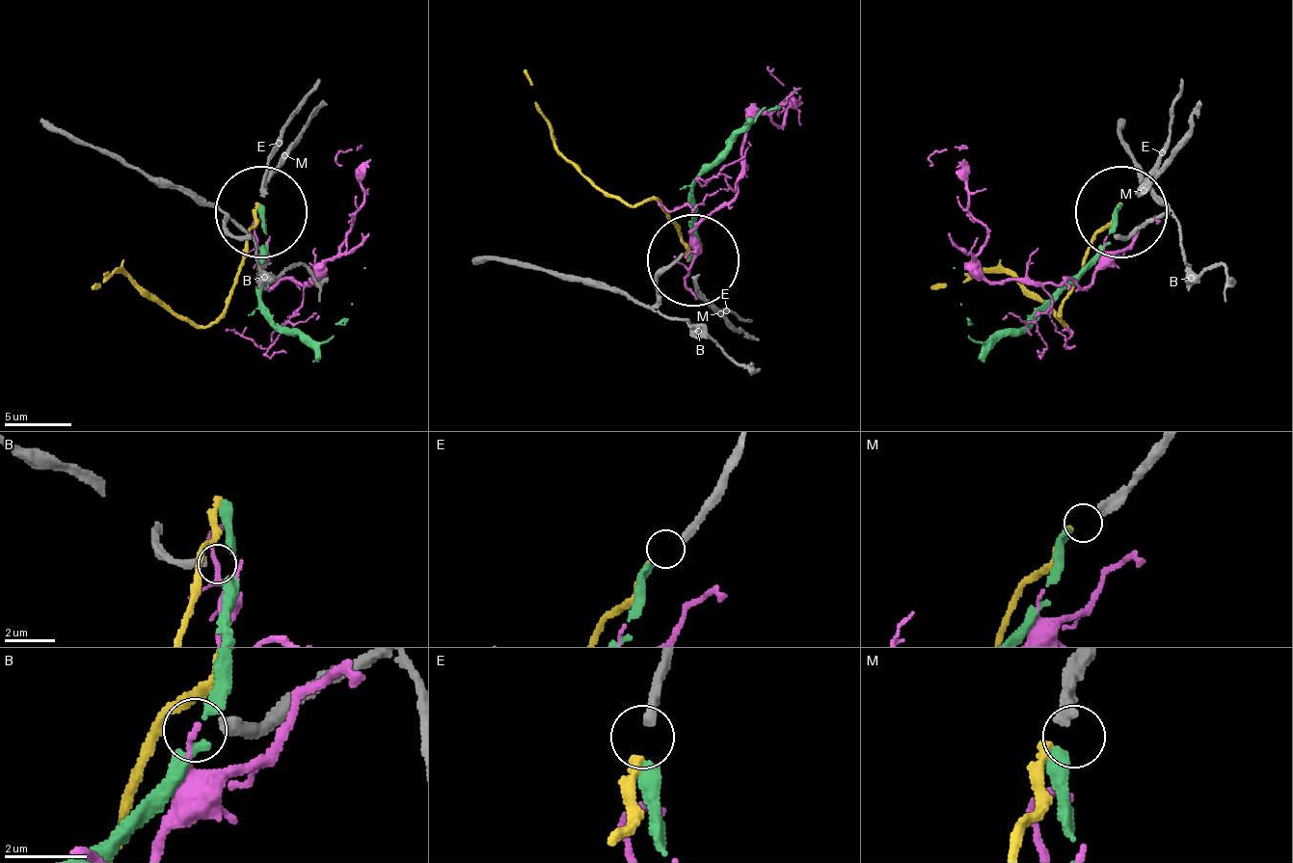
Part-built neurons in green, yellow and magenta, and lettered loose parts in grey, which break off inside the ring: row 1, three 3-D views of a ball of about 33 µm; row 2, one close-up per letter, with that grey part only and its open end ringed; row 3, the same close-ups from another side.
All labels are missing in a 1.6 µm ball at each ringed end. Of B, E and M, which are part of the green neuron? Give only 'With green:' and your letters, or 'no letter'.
With green: M

